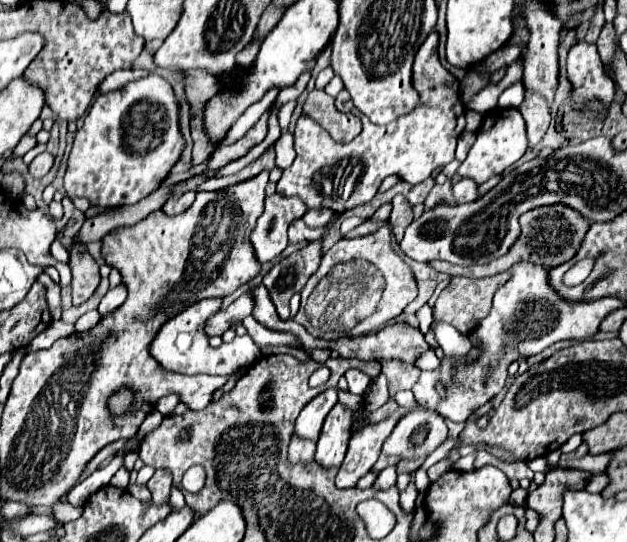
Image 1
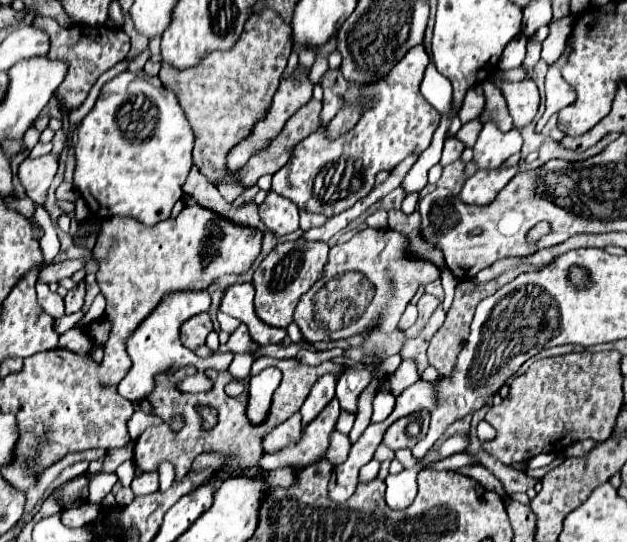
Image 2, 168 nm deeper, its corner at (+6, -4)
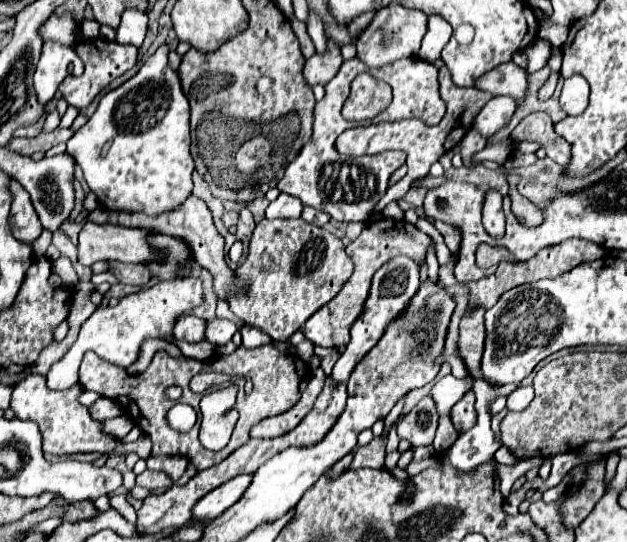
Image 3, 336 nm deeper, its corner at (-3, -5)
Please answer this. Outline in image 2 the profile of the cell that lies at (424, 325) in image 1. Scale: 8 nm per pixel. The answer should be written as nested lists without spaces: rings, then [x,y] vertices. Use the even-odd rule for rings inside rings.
[[[404,360],[400,364],[400,368],[390,376],[390,392],[392,392],[392,396],[398,396],[408,386],[412,386],[416,380],[418,380],[416,364],[412,360]]]

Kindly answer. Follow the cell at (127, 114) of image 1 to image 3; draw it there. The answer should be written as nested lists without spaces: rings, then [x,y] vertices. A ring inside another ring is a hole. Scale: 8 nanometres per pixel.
[[[161,45],[137,71],[137,75],[103,95],[93,117],[67,141],[67,153],[73,155],[83,169],[89,189],[97,195],[103,209],[161,215],[185,203],[193,191],[191,175],[195,171],[191,155],[189,101],[181,91],[177,73],[167,65],[167,45]]]

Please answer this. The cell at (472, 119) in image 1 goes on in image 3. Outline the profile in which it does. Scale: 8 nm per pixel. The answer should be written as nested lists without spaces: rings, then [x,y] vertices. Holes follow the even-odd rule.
[[[471,129],[465,137],[463,137],[463,147],[461,147],[461,155],[463,155],[463,163],[471,165],[471,155],[481,151],[487,145],[487,139],[483,139],[475,129]]]

